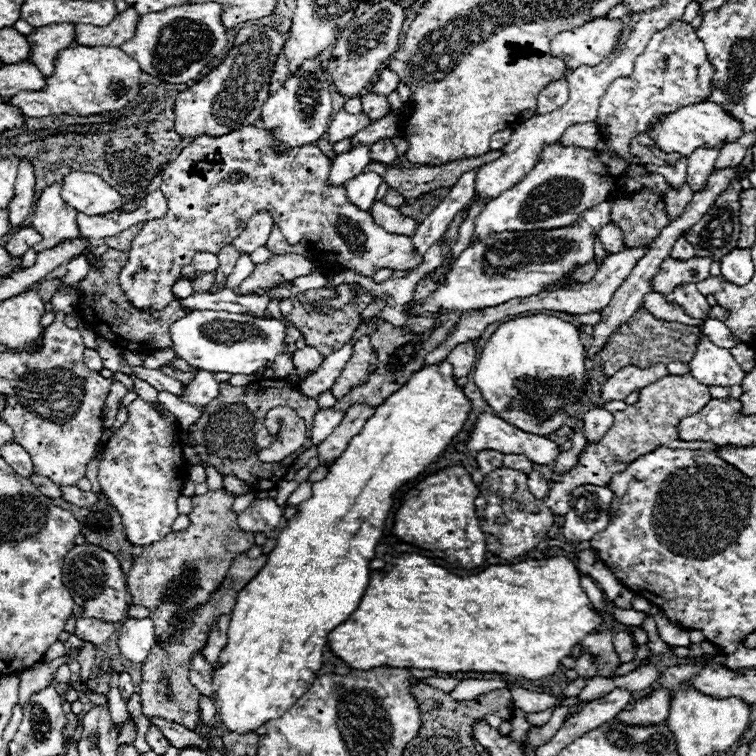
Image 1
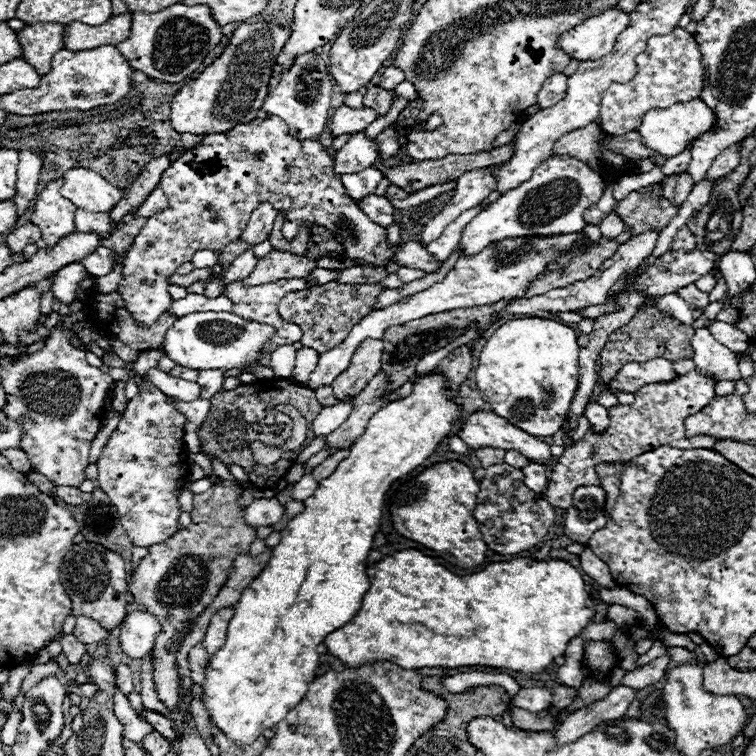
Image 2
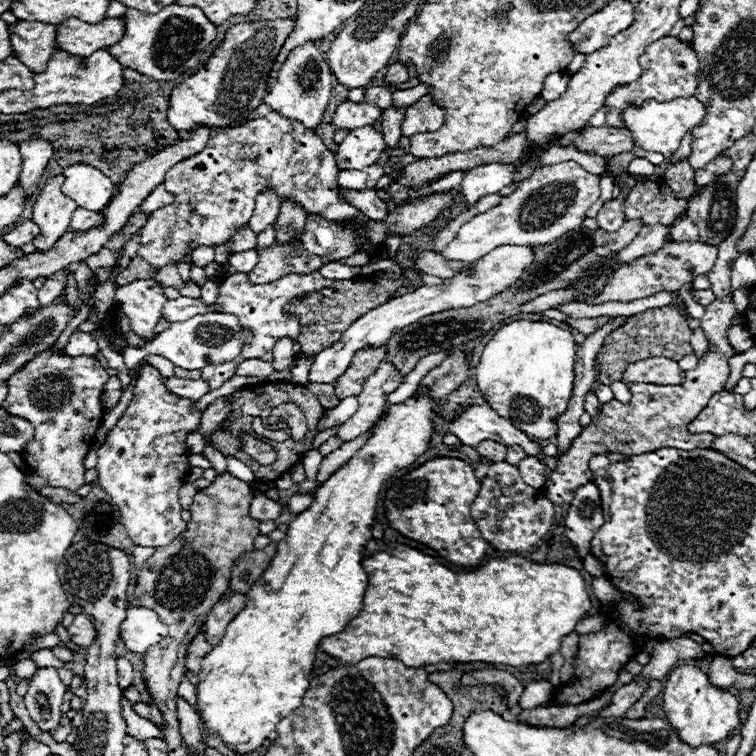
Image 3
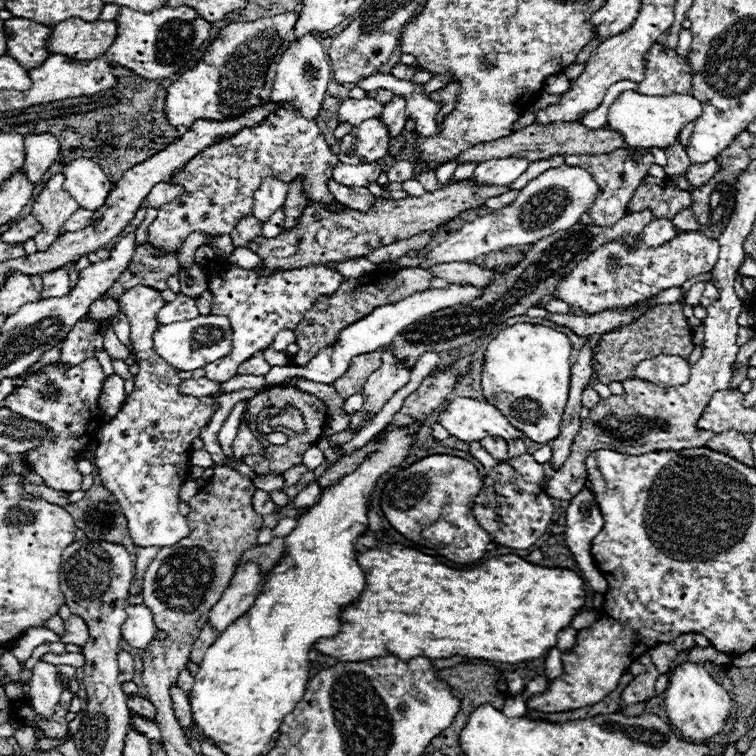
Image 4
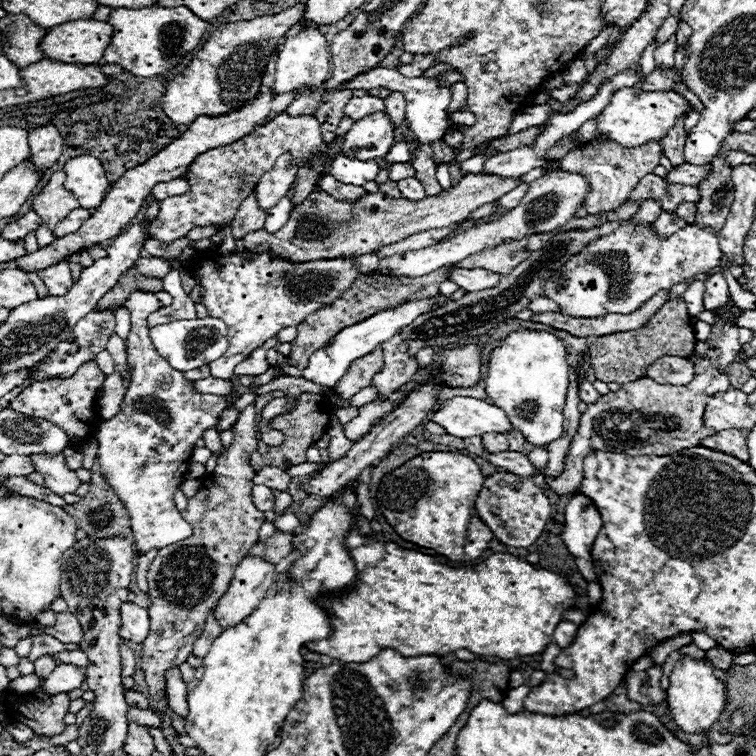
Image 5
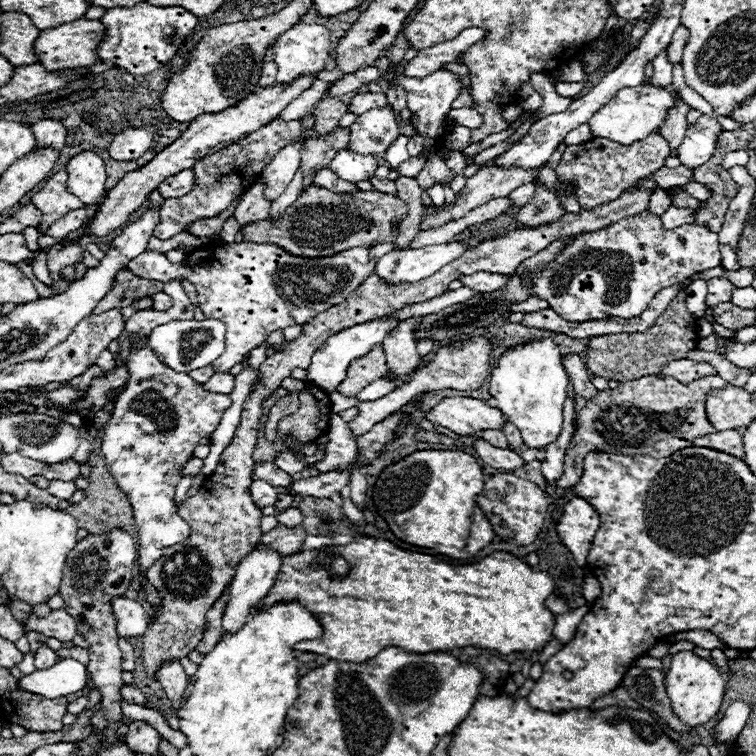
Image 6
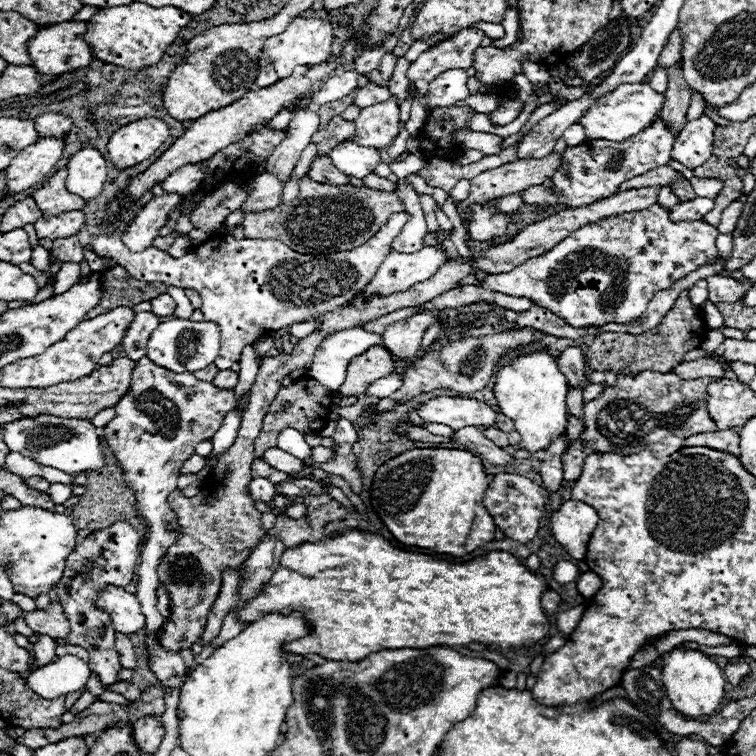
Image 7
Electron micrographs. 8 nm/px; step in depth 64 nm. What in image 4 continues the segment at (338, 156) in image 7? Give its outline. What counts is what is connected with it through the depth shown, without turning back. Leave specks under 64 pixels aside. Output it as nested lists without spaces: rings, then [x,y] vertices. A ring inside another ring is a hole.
[[[338,162],[334,166],[334,180],[346,186],[368,186],[370,182],[376,182],[380,174],[382,174],[382,168],[378,164],[342,164]]]

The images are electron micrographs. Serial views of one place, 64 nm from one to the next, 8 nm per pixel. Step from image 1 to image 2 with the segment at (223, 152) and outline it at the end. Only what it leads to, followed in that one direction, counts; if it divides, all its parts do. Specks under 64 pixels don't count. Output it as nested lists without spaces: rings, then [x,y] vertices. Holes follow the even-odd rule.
[[[268,116],[264,120],[256,118],[250,124],[238,124],[238,128],[232,128],[230,132],[220,134],[206,134],[204,140],[190,152],[184,152],[164,174],[160,180],[160,188],[166,192],[170,204],[166,210],[150,216],[140,230],[140,234],[134,240],[132,250],[126,256],[122,280],[118,286],[118,294],[124,300],[124,306],[130,314],[134,314],[134,320],[142,326],[152,326],[162,312],[170,306],[172,298],[168,294],[168,276],[178,270],[184,262],[190,262],[196,250],[208,248],[208,250],[220,250],[232,240],[236,240],[242,230],[246,228],[246,222],[250,218],[250,212],[258,208],[260,202],[268,200],[274,204],[276,210],[284,210],[288,216],[288,222],[284,222],[284,236],[286,240],[292,240],[298,232],[300,224],[306,226],[324,226],[334,232],[334,236],[344,244],[346,256],[362,260],[366,264],[388,264],[392,256],[396,256],[396,262],[406,268],[418,268],[424,272],[436,272],[444,262],[436,260],[422,244],[418,242],[404,242],[394,252],[386,242],[386,230],[378,224],[374,224],[358,206],[354,200],[348,198],[340,178],[334,174],[334,160],[326,152],[326,148],[318,140],[298,140],[296,136],[288,134],[288,124],[278,116]]]

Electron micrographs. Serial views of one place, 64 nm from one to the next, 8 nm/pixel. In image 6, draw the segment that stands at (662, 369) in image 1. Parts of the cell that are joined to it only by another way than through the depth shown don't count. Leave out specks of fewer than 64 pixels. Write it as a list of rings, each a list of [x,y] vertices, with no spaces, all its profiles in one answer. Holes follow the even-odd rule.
[[[682,358],[682,360],[674,360],[672,364],[668,364],[658,376],[672,376],[672,378],[680,380],[682,384],[686,384],[686,382],[692,382],[692,380],[696,380],[696,378],[712,376],[712,374],[718,374],[712,364]]]

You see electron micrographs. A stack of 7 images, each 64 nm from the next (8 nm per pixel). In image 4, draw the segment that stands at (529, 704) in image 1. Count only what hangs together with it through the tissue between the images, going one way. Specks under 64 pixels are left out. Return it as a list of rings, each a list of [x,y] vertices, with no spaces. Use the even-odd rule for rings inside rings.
[[[536,676],[534,680],[530,680],[528,684],[526,684],[526,690],[524,690],[524,700],[528,700],[532,694],[538,694],[538,692],[544,692],[544,688],[546,688],[546,684],[548,684],[548,678],[546,676]]]

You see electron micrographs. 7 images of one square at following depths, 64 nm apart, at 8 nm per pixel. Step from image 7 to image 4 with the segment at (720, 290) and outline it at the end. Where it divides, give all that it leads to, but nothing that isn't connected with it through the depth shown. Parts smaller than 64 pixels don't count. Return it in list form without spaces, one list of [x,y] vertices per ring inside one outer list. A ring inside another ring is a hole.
[[[708,280],[706,282],[706,290],[702,292],[702,298],[700,298],[700,304],[704,306],[704,308],[708,308],[710,304],[714,304],[716,300],[720,298],[720,292],[718,292],[718,288],[716,288],[716,284],[712,282],[712,280]]]

